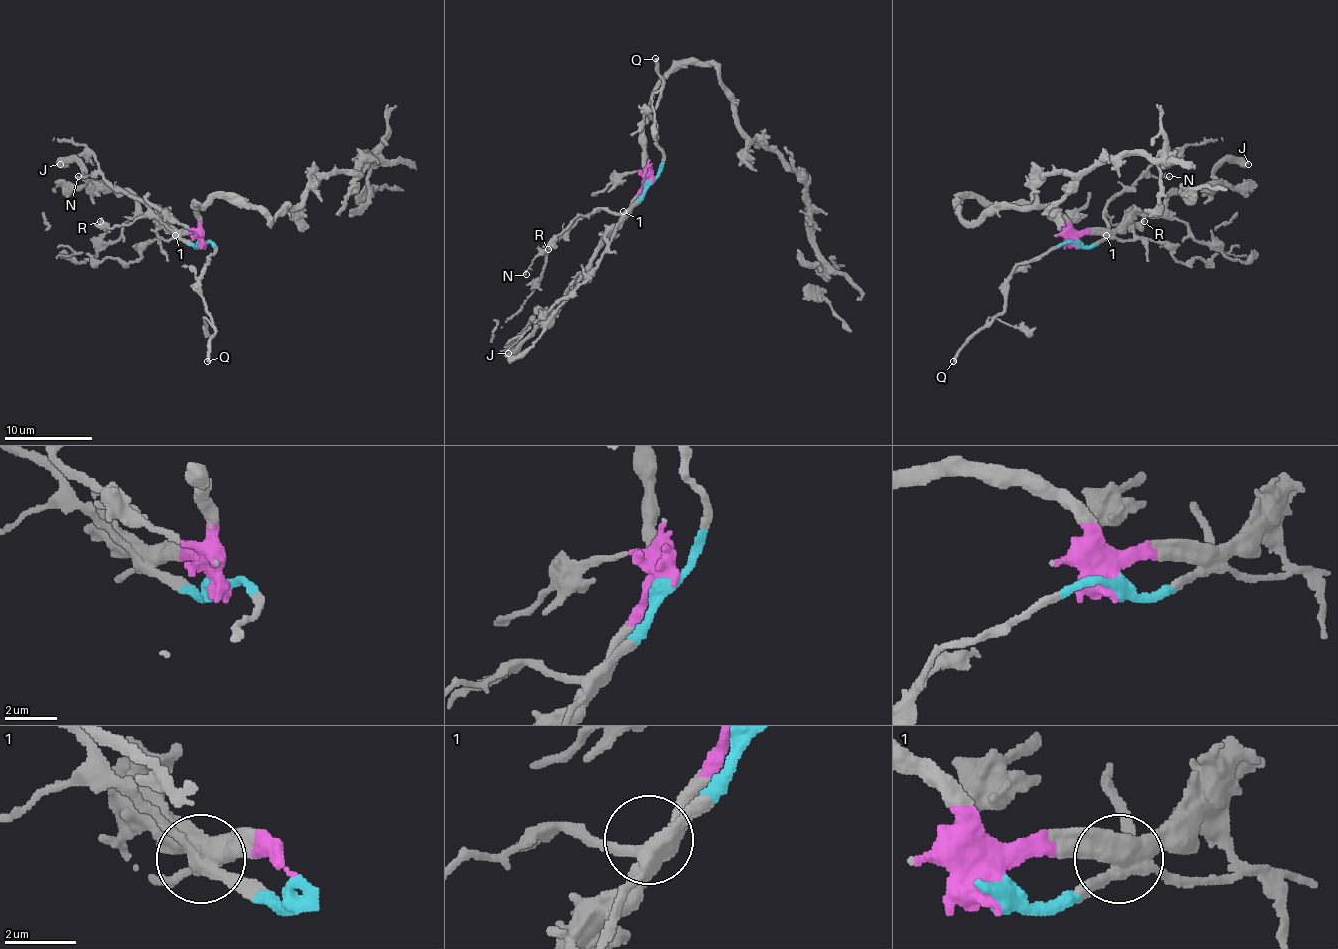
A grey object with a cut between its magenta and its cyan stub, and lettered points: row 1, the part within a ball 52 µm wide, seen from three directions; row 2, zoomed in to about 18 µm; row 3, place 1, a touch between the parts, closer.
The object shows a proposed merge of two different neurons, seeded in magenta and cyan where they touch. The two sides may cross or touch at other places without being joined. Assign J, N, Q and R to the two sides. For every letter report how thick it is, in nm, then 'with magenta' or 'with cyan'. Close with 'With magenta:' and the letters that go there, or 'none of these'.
J: 600 nm thick; with magenta
N: 100 nm thick; with cyan
Q: 280 nm thick; with cyan
R: 360 nm thick; with cyan
With magenta: J

